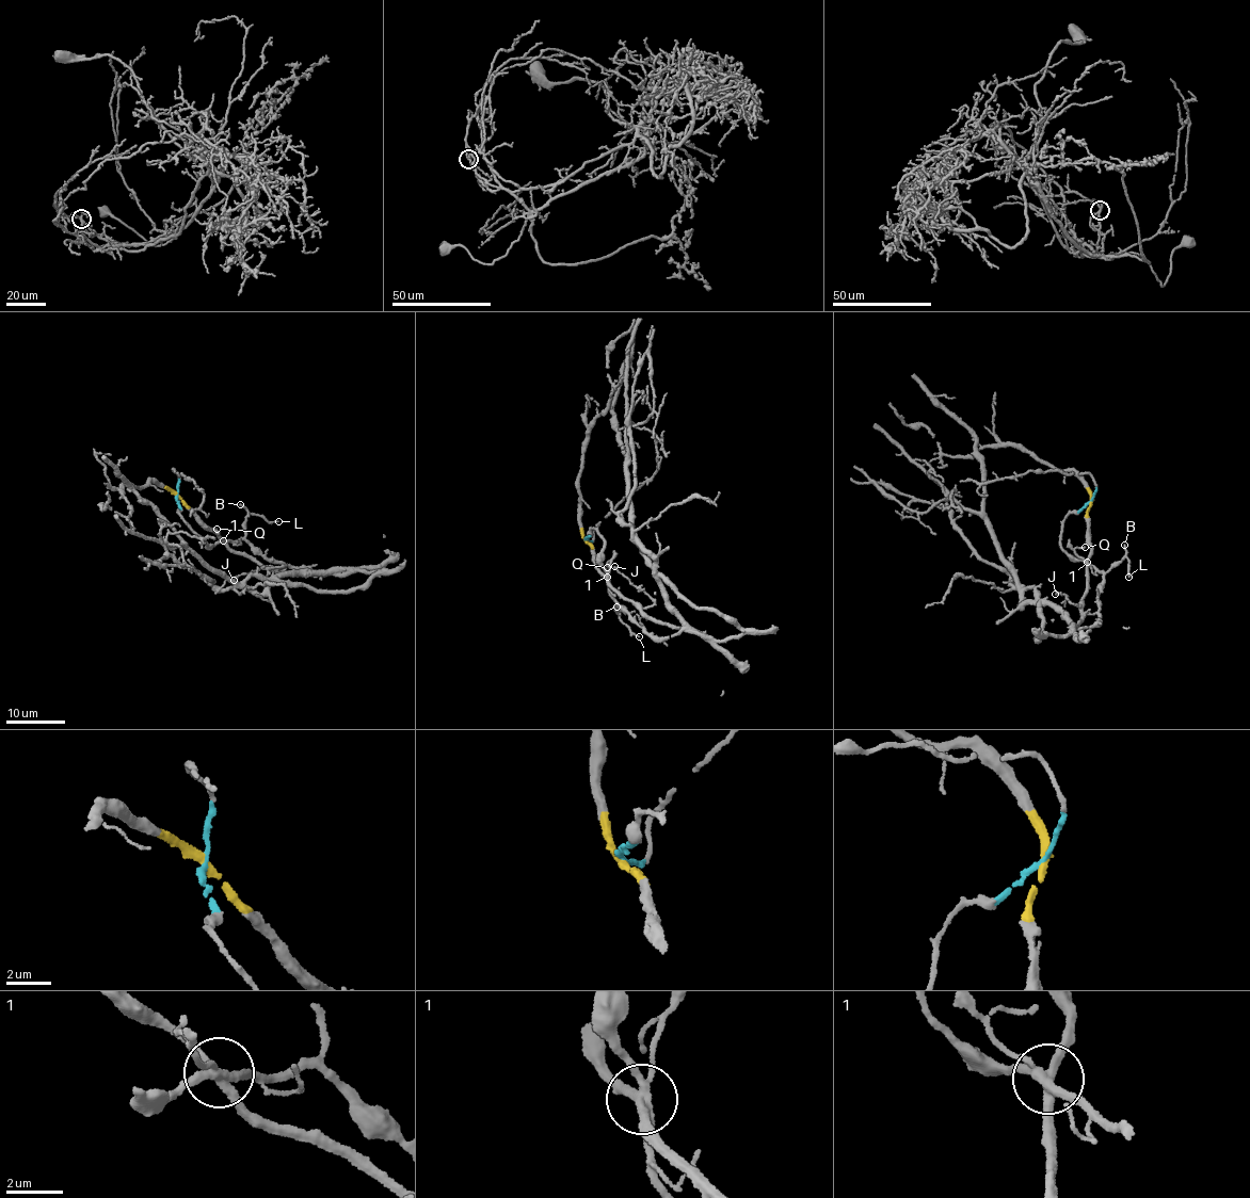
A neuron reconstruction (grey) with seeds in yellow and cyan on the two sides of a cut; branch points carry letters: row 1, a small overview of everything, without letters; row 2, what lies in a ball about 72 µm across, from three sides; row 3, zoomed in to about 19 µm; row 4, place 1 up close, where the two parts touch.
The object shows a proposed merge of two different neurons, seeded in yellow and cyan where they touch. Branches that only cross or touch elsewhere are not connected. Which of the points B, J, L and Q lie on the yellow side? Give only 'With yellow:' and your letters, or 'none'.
With yellow: J

